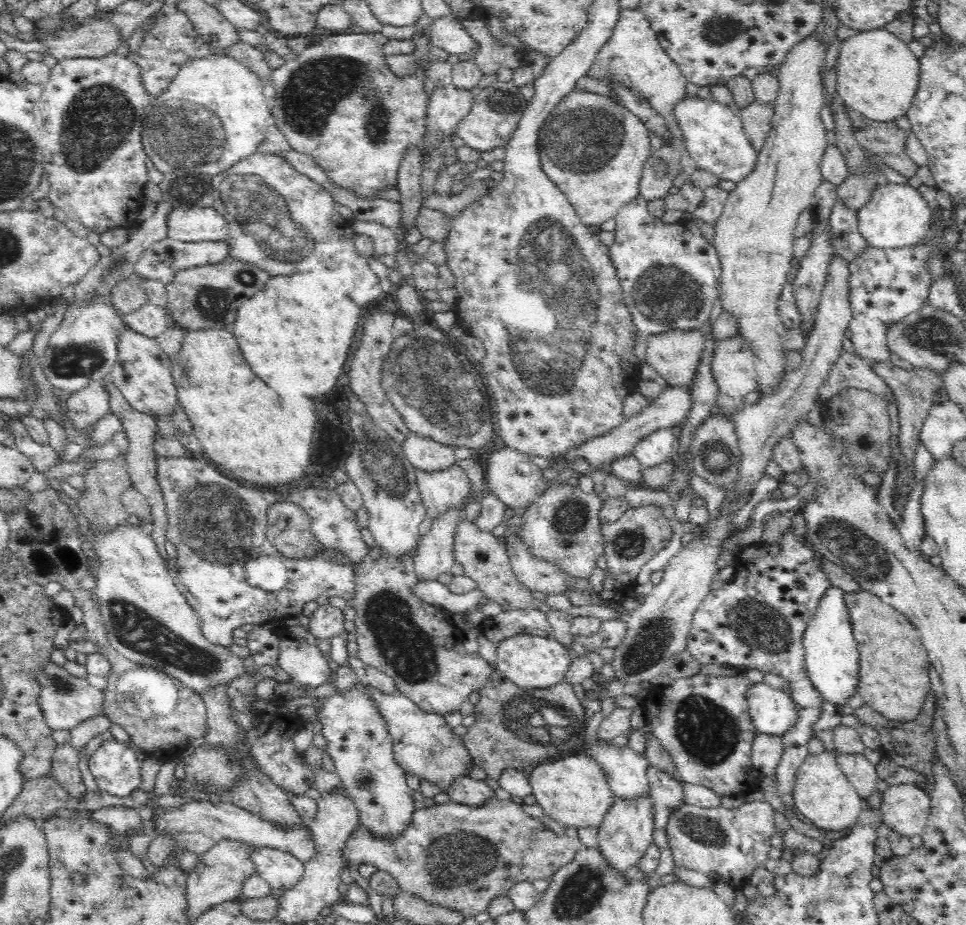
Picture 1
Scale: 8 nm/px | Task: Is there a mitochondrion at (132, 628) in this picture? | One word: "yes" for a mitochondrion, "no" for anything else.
yes

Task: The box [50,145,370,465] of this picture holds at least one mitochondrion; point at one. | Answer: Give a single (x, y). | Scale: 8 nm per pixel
(265, 215)

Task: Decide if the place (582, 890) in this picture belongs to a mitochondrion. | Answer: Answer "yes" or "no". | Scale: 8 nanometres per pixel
yes

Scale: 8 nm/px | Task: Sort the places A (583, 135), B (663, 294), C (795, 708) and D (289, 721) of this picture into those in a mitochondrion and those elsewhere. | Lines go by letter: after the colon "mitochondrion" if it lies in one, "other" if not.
A: mitochondrion
B: mitochondrion
C: other
D: other

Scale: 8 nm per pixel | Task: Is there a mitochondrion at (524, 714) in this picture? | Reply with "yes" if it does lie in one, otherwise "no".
yes

